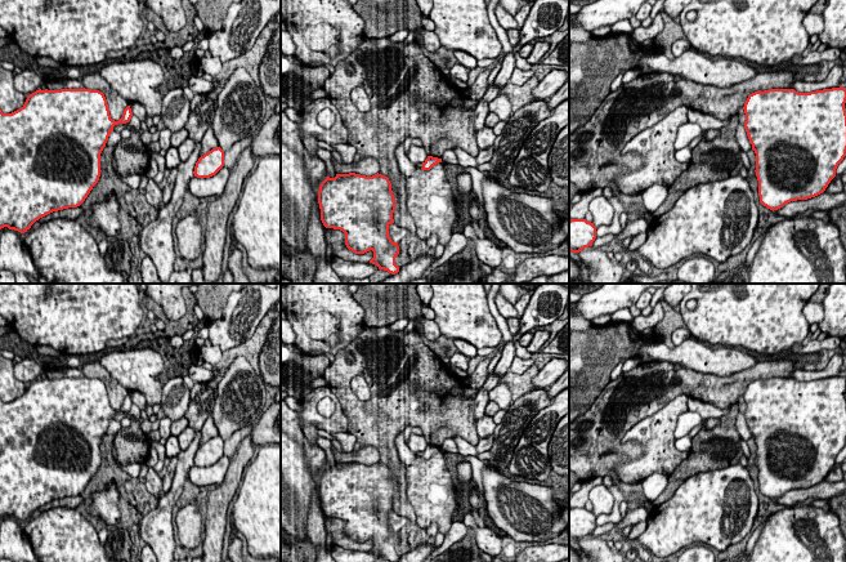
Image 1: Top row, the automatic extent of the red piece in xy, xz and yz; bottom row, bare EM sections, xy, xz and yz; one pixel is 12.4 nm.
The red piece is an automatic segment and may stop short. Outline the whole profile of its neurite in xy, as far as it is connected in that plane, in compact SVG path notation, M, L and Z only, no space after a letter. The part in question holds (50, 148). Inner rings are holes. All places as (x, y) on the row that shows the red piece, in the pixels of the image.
M85 88L61 90L39 89L27 97L24 104L19 110L12 113L3 113L0 110L0 229L8 227L9 229L24 233L36 220L53 211L80 206L99 180L102 171L100 153L106 147L109 134L113 131L113 126L129 122L131 116L131 108L130 106L127 106L124 110L122 117L118 121L112 120L104 94L99 90L91 90Z

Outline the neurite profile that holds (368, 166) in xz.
M364 157L359 160L358 162L352 164L340 164L335 161L334 169L336 174L349 174L355 173L366 177L372 177L377 173L380 173L380 164L376 159L372 157Z

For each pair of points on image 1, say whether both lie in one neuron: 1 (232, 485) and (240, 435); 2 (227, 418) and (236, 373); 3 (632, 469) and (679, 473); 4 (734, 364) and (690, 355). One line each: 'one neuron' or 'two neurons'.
1: two neurons
2: one neuron
3: two neurons
4: one neuron

